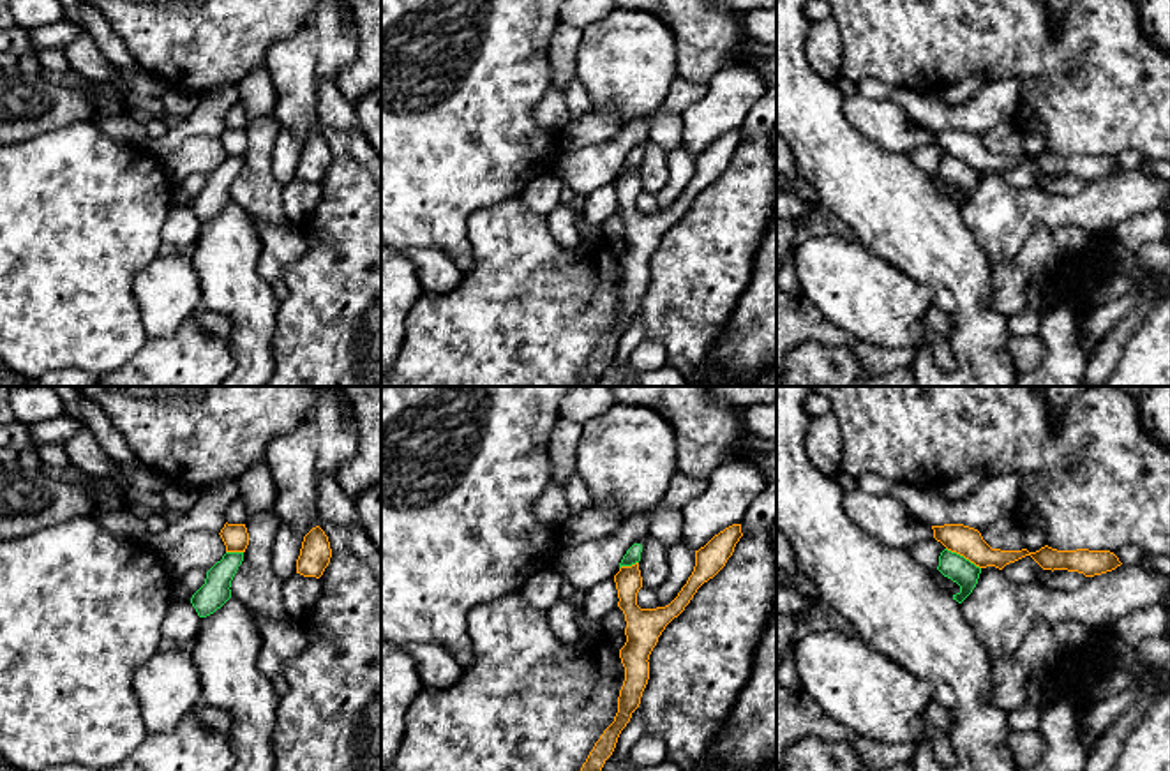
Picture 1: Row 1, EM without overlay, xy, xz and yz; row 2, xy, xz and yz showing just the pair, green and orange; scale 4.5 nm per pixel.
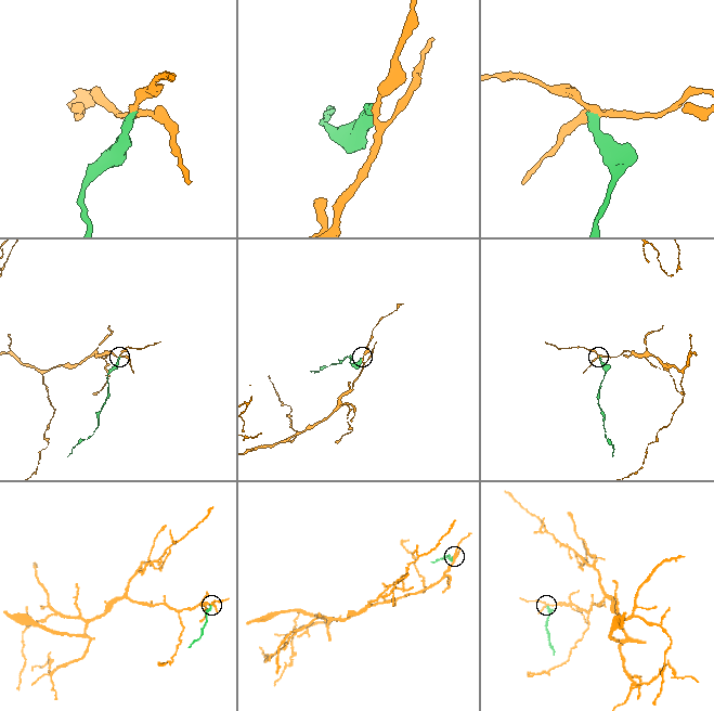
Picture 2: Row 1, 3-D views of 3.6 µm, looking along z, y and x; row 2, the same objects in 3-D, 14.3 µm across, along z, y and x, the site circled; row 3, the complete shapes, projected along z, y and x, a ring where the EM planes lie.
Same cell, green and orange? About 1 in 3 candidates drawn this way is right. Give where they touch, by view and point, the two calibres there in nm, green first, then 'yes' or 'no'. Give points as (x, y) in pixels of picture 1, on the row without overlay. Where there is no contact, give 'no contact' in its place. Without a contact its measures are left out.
yz (962, 161) | 120/140 nm | no

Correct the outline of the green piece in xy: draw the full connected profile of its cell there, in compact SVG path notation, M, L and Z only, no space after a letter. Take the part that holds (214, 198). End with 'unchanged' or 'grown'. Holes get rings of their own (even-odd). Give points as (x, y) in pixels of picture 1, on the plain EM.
M226 157L208 176L205 189L192 199L191 208L199 222L206 222L231 203L231 185L244 166L244 157Z | unchanged

